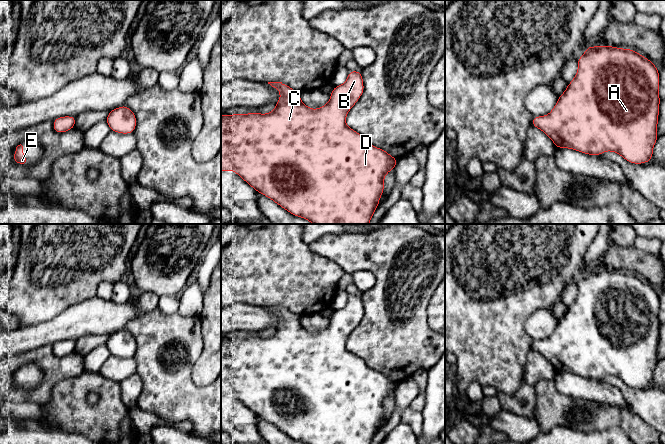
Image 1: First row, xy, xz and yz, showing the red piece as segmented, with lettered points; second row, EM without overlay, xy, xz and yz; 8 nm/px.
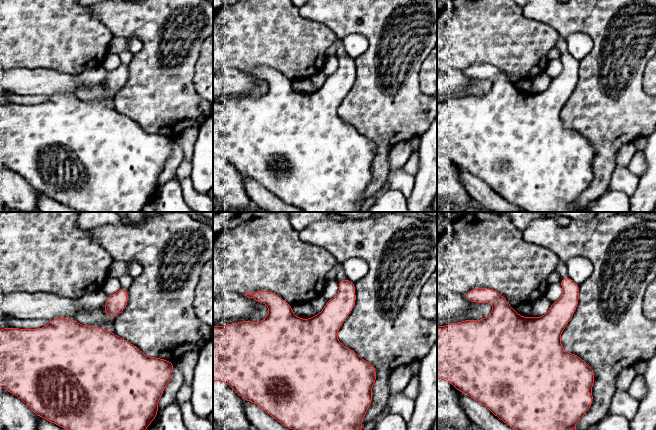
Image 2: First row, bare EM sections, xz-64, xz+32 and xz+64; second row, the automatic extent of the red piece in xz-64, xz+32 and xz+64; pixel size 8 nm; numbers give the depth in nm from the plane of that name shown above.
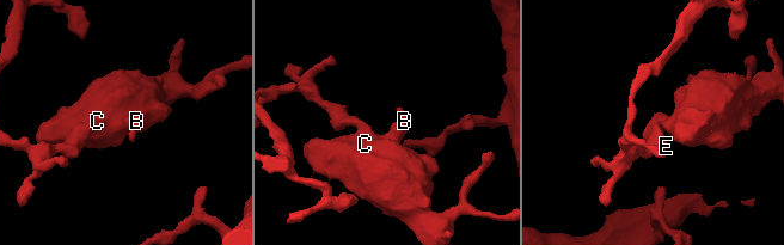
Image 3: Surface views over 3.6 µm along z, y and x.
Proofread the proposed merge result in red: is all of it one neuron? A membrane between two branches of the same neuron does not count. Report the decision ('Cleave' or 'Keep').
Keep

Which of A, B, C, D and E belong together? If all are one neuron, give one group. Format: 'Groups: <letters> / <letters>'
Groups: A B C D E

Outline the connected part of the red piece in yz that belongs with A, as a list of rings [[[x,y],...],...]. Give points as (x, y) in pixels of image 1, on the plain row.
[[[588,270],[577,283],[574,303],[558,321],[551,336],[534,340],[532,350],[544,356],[556,372],[573,373],[599,380],[606,375],[621,379],[632,388],[652,384],[658,363],[659,297],[654,287],[633,273]]]

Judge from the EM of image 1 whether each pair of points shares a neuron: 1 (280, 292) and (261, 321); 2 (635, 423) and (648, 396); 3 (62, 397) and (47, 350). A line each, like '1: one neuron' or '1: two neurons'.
1: two neurons
2: two neurons
3: two neurons

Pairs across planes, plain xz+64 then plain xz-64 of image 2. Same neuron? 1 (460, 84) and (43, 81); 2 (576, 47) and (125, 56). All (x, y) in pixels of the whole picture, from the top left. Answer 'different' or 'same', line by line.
1: same
2: different

